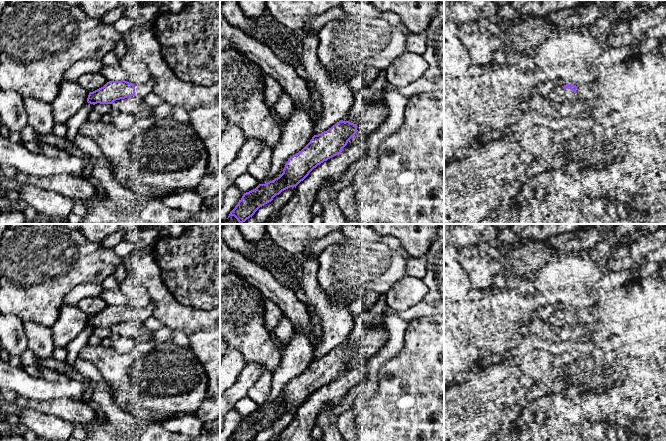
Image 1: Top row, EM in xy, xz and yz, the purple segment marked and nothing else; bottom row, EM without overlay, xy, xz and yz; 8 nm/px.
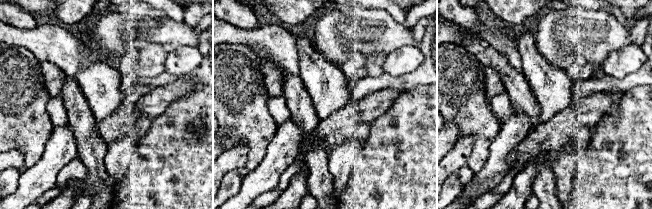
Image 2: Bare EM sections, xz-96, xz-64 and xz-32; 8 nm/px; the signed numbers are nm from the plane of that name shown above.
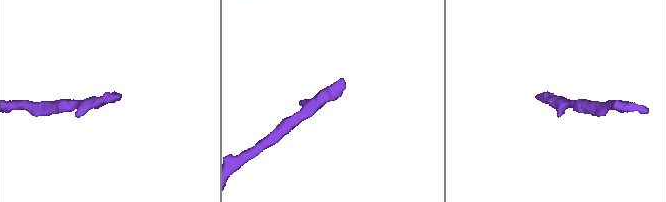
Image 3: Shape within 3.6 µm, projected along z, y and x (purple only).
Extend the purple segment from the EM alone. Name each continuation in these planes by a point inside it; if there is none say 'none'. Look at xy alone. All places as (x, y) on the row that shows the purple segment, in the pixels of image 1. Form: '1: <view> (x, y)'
1: xy (141, 90)

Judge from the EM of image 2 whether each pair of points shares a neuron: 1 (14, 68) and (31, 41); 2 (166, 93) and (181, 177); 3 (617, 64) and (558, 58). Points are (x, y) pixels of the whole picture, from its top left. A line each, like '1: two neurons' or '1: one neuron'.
1: two neurons
2: two neurons
3: two neurons

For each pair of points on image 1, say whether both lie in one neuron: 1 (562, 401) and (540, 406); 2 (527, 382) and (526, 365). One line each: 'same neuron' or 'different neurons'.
1: different neurons
2: different neurons

